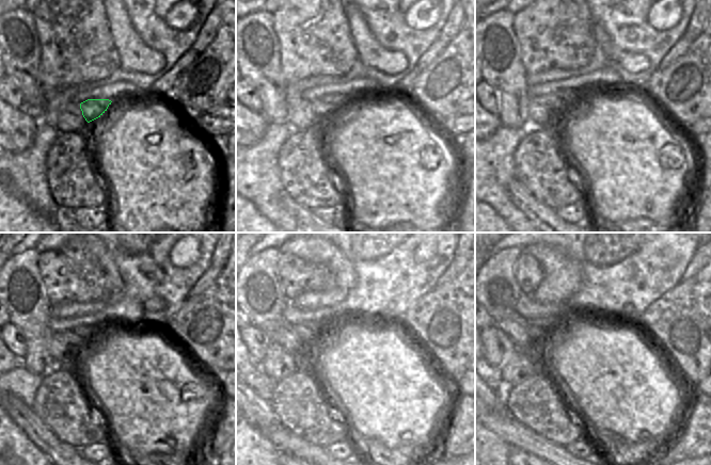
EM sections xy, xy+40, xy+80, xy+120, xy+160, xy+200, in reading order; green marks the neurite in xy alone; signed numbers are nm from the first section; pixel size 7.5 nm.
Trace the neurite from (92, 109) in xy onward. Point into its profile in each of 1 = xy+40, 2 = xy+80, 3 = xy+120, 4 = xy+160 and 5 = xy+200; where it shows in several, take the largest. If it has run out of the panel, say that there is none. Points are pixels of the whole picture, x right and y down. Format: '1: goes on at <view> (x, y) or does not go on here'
1: goes on at xy+40 (322, 107)
2: goes on at xy+80 (556, 101)
3: goes on at xy+120 (76, 337)
4: goes on at xy+160 (289, 336)
5: goes on at xy+200 (515, 326)

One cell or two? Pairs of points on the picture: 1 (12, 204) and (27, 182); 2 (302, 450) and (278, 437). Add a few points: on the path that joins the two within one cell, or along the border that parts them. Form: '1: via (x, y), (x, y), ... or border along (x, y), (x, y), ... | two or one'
1: border along (11, 189), (35, 212) | two
2: via (296, 446), (284, 439) | one

